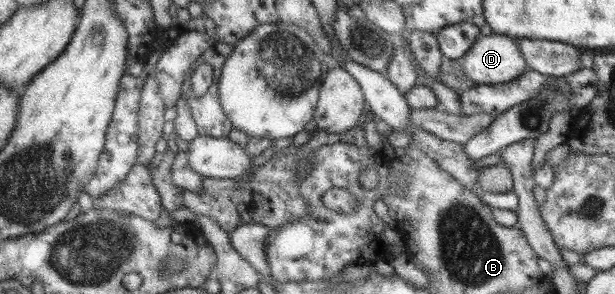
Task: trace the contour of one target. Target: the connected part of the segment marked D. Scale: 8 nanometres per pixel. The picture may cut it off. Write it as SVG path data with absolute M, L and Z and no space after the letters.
M494 33L478 36L467 55L461 58L461 67L464 74L477 84L502 84L520 77L530 66L519 52L516 38Z

